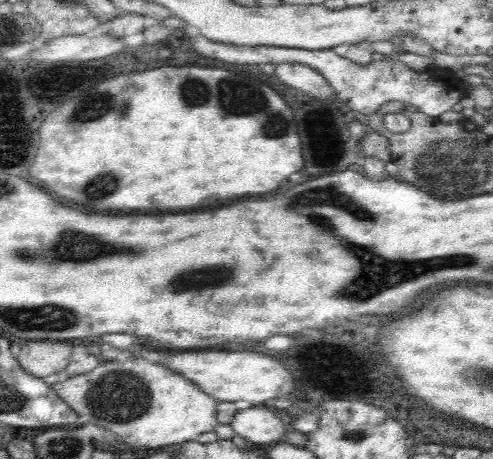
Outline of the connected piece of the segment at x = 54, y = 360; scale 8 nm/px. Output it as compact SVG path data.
M28 341L21 346L18 362L24 372L35 378L62 372L68 366L73 348L60 341Z

